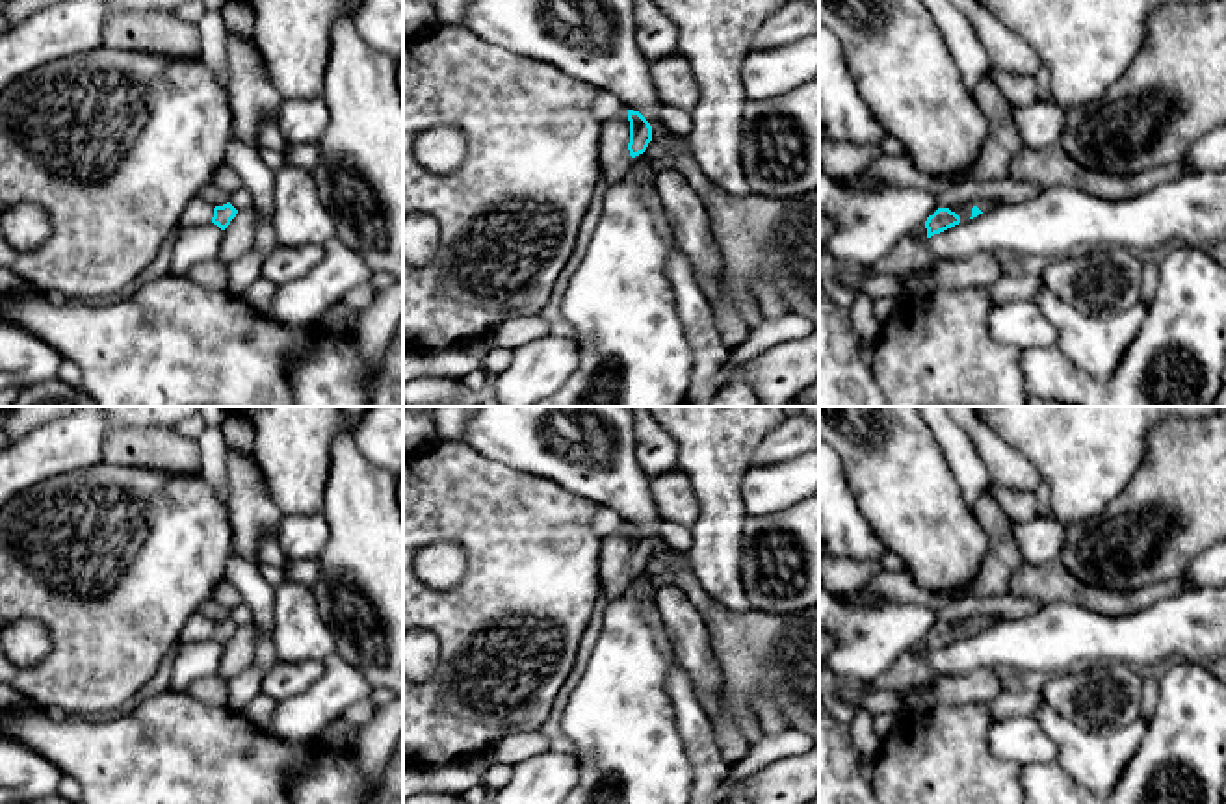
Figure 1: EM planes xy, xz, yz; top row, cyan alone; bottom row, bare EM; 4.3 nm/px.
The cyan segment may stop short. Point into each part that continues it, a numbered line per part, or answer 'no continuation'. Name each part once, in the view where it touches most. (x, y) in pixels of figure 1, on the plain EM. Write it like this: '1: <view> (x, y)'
1: xz (615, 574)

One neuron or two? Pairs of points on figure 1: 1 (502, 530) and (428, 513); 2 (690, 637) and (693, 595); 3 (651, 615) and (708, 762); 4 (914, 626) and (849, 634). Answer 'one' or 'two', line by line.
1: one
2: two
3: one
4: one

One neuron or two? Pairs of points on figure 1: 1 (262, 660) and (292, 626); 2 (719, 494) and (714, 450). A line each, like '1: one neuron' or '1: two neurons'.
1: two neurons
2: one neuron

